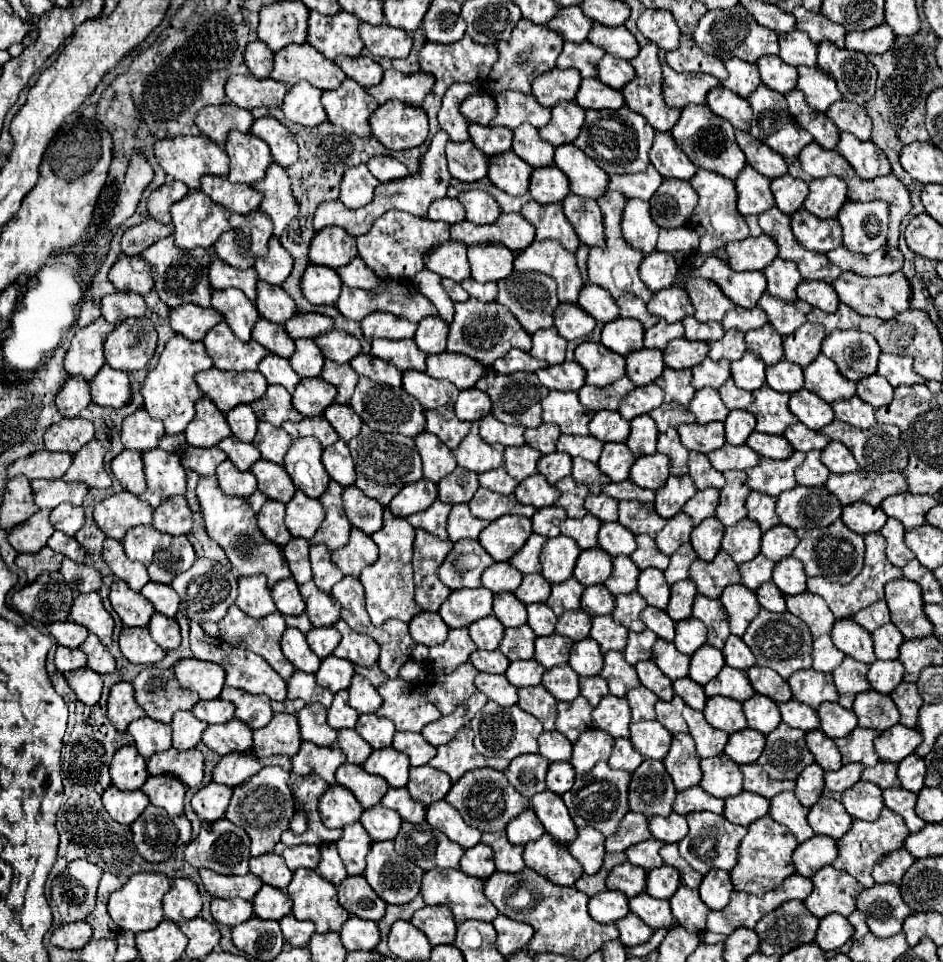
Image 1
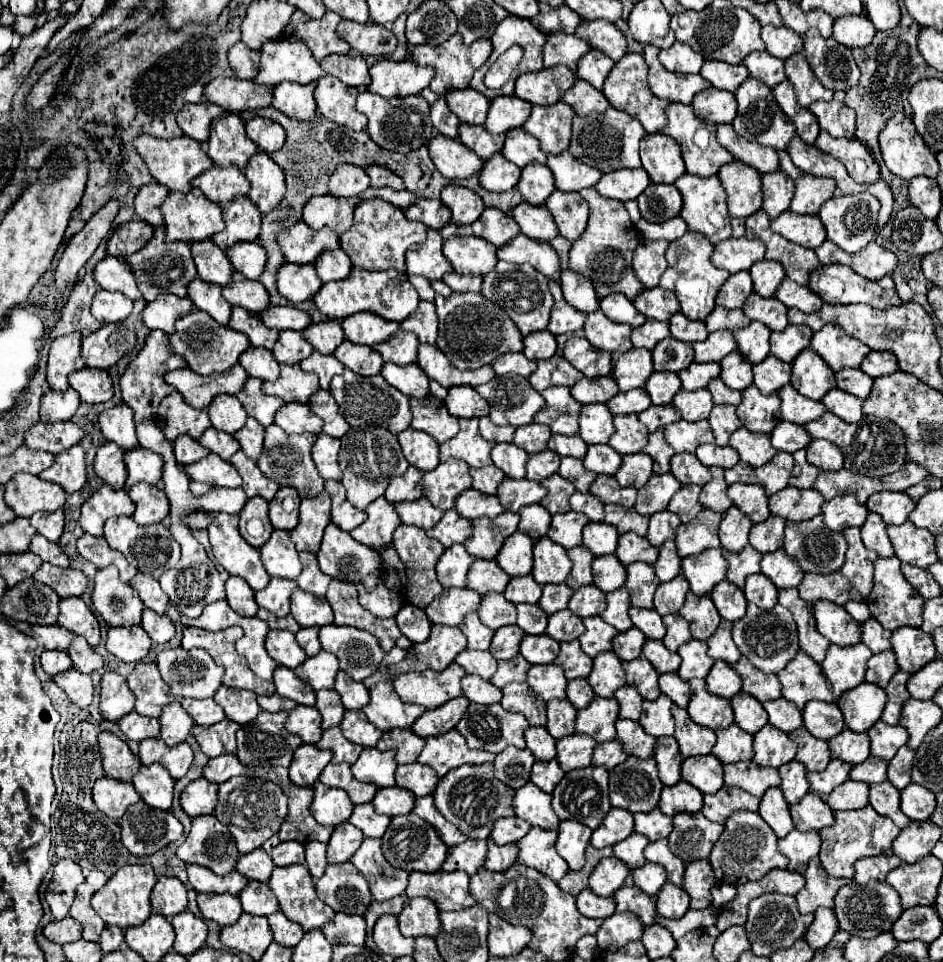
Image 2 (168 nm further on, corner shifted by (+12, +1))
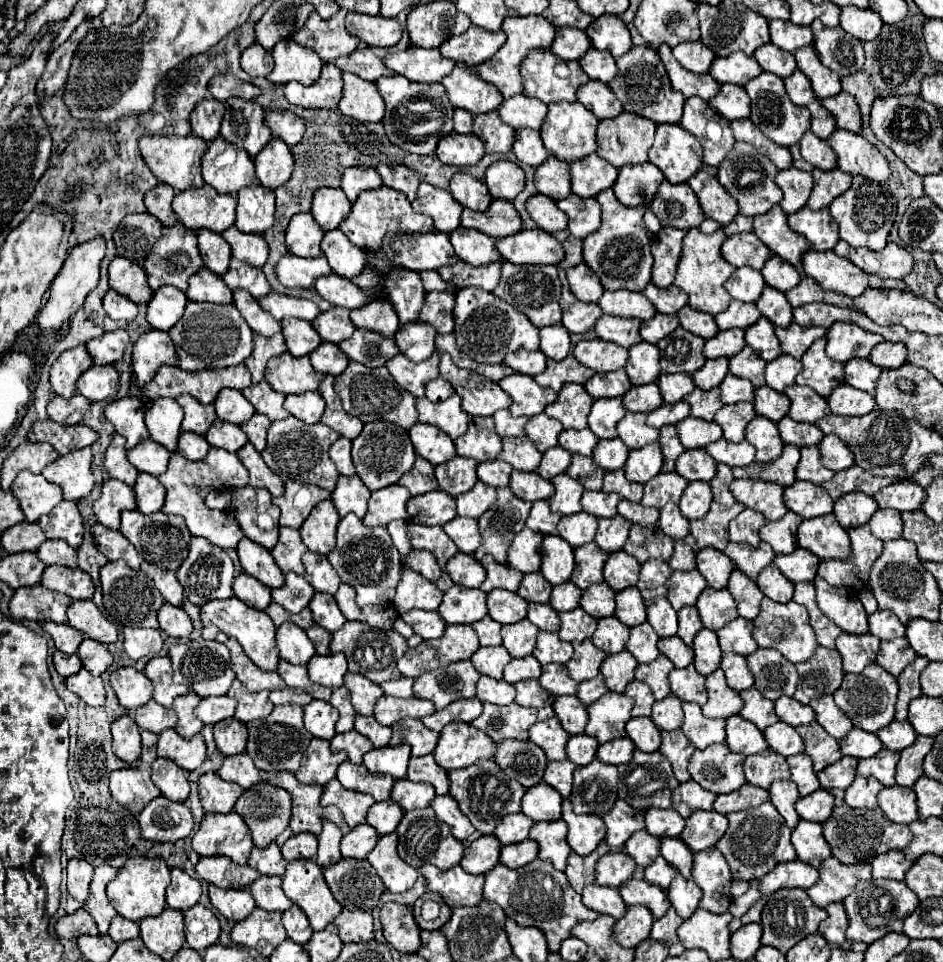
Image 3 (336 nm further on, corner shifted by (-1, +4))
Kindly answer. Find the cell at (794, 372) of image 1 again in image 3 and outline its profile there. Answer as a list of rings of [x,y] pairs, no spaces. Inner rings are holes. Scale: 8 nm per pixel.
[[[782,354],[766,364],[766,384],[782,392],[786,386],[794,384],[798,372],[800,372],[800,360],[788,354]]]

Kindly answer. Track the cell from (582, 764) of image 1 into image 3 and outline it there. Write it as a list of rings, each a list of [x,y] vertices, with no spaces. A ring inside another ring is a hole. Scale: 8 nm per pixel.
[[[586,734],[570,736],[566,744],[566,756],[578,766],[586,766],[596,758],[598,746],[600,746],[598,740],[594,740],[592,736],[586,736]]]

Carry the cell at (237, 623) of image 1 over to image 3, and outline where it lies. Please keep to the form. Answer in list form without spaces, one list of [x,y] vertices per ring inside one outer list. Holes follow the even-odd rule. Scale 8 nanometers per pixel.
[[[236,596],[228,598],[228,600],[214,600],[206,606],[200,608],[200,616],[202,616],[202,624],[208,626],[208,624],[214,624],[218,626],[226,636],[230,638],[236,638],[240,642],[240,646],[244,648],[244,652],[248,654],[248,658],[264,672],[276,672],[278,670],[278,648],[274,644],[274,632],[276,632],[276,626],[272,622],[272,618],[262,612],[262,610],[256,610],[256,608],[250,608],[246,606],[242,600],[238,600]]]

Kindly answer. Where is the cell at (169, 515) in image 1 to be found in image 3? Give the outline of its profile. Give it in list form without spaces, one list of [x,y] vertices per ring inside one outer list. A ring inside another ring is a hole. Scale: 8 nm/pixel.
[[[140,472],[138,480],[136,480],[136,486],[134,486],[134,492],[136,492],[136,502],[138,502],[140,512],[154,514],[154,512],[162,510],[166,490],[158,482],[158,478]]]

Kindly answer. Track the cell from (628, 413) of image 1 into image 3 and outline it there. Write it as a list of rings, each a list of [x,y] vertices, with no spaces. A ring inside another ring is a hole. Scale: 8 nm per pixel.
[[[656,384],[632,386],[626,396],[622,396],[626,412],[652,412],[662,406],[662,396]]]

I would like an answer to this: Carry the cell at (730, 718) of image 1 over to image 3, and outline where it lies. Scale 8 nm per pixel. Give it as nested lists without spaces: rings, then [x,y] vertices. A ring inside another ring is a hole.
[[[720,668],[706,676],[706,686],[708,686],[708,702],[702,706],[704,716],[726,720],[734,714],[740,714],[742,698],[738,692],[728,688],[724,680],[724,672]]]

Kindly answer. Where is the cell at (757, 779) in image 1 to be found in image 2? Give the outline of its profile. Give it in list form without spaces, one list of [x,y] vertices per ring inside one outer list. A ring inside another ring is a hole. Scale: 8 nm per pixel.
[[[749,759],[725,765],[725,785],[735,785],[761,797],[769,787],[779,787],[781,779],[777,769],[761,767]]]

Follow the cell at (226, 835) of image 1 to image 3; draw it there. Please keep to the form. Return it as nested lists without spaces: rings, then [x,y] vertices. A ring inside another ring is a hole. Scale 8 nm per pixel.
[[[236,812],[204,814],[198,832],[192,836],[192,846],[200,856],[226,856],[234,864],[246,864],[252,838],[244,820]]]

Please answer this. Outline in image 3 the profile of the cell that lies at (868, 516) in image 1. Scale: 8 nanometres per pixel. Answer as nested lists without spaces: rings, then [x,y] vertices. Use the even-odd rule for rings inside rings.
[[[864,492],[844,494],[834,504],[834,516],[846,530],[866,524],[876,510],[878,510],[876,500],[872,496],[866,496]]]

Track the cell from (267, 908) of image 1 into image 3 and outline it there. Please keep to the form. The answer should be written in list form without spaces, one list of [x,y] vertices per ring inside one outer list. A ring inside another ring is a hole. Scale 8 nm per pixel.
[[[260,876],[252,882],[250,892],[256,904],[268,912],[284,912],[292,906],[290,898],[282,892],[282,878],[280,876]]]

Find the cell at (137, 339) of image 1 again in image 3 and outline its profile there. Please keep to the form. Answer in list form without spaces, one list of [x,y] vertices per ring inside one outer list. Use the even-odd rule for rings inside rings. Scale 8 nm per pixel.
[[[114,330],[114,332],[104,332],[102,336],[88,340],[86,348],[90,350],[98,366],[106,366],[106,364],[116,364],[118,360],[122,360],[128,342],[130,342],[130,336],[126,330]]]

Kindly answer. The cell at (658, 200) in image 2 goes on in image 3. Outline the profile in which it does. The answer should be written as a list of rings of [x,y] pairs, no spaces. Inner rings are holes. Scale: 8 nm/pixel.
[[[662,180],[650,208],[662,222],[662,226],[690,230],[704,220],[702,208],[698,206],[698,198],[686,182],[670,184],[668,180]]]

